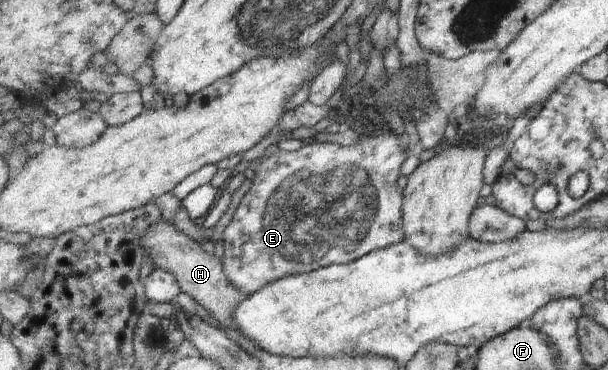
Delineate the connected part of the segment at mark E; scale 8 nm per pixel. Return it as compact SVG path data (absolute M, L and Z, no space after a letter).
M373 129L373 131L360 131L361 141L351 146L341 147L335 143L309 143L298 151L287 152L276 150L270 155L265 155L259 161L259 165L254 170L256 177L252 181L252 187L242 198L240 204L234 212L233 219L224 230L222 255L223 267L227 279L231 281L233 287L241 289L247 295L255 294L259 289L271 285L277 279L283 279L285 275L297 272L311 272L331 266L334 264L347 264L369 253L405 242L405 229L403 229L404 195L397 189L397 179L401 173L401 165L407 161L411 155L408 145L403 141L401 135L397 135L393 130Z

